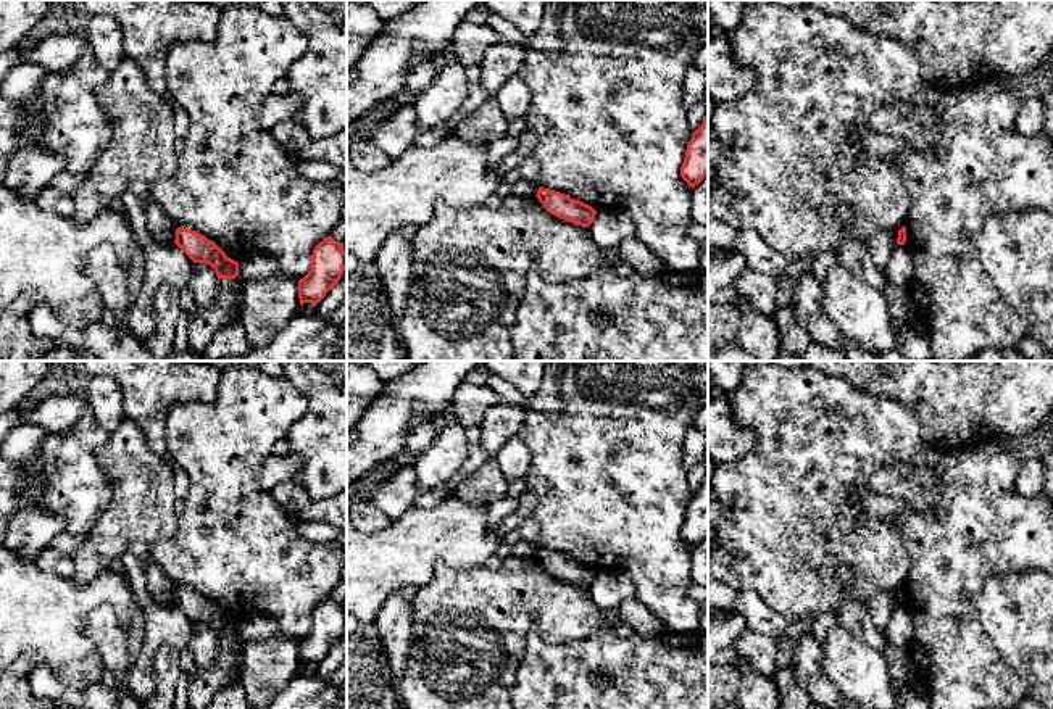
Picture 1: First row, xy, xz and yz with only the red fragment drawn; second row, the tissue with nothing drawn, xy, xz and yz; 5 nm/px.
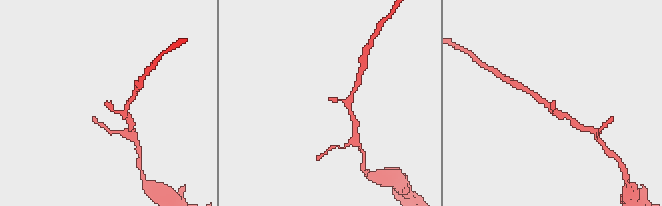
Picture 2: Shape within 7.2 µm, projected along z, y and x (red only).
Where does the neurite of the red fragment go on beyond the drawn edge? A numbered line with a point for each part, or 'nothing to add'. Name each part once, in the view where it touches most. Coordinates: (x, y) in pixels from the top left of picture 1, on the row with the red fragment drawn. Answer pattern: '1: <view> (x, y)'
nothing to add

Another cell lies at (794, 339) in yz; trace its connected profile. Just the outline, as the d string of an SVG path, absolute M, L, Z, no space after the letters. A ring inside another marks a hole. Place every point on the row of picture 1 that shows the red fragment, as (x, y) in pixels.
M792 303L780 306L772 317L779 329L777 356L801 356L813 343L813 330L795 319Z

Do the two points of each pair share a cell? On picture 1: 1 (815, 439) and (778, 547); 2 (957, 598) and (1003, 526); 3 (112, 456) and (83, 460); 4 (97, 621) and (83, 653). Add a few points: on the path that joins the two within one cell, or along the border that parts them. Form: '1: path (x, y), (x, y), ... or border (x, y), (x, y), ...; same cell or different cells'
1: path (810, 466), (802, 476), (797, 497), (784, 519); same cell
2: path (957, 580), (957, 572), (986, 543); same cell
3: border (108, 432), (97, 460), (113, 493); different cells
4: border (102, 605), (83, 622), (83, 632), (107, 669); different cells

